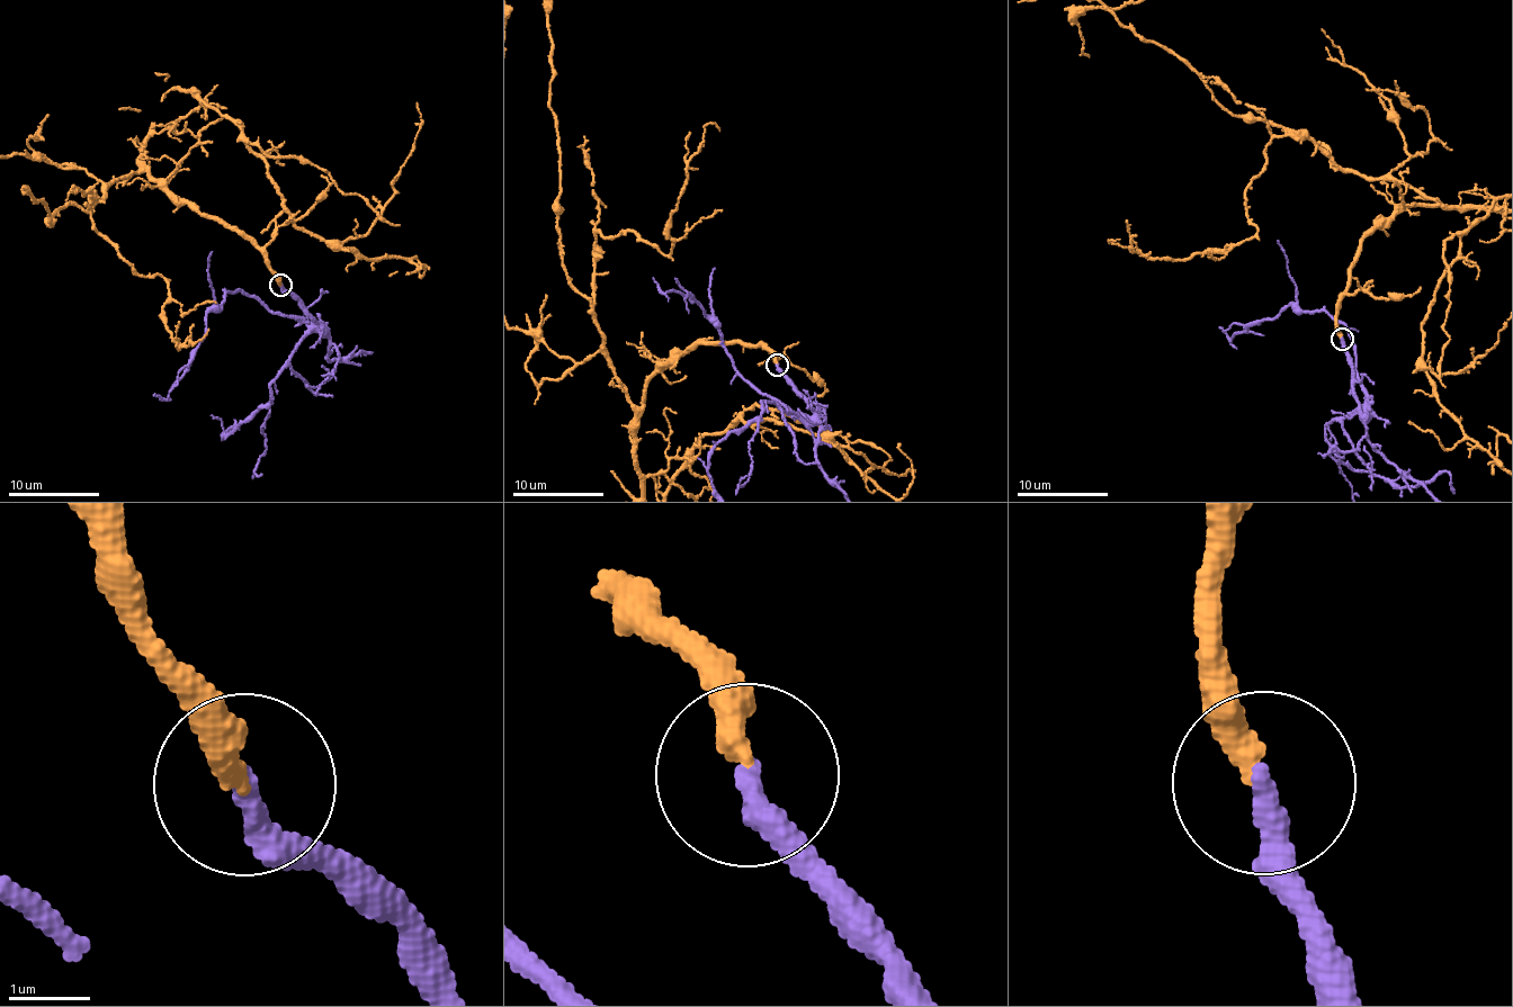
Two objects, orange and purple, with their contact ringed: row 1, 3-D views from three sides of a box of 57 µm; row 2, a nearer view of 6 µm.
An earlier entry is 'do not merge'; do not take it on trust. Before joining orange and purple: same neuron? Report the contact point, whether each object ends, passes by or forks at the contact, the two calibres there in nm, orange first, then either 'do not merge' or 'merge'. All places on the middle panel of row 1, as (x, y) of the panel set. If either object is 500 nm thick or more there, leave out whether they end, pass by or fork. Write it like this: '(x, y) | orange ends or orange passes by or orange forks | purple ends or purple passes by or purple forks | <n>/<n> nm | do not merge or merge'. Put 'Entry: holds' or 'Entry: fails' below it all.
(777, 365) | orange ends | purple ends | 280/280 nm | merge
Entry: fails

